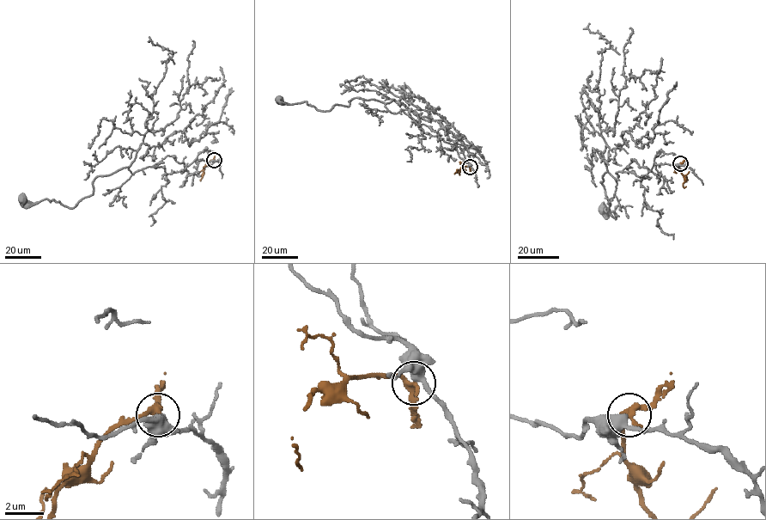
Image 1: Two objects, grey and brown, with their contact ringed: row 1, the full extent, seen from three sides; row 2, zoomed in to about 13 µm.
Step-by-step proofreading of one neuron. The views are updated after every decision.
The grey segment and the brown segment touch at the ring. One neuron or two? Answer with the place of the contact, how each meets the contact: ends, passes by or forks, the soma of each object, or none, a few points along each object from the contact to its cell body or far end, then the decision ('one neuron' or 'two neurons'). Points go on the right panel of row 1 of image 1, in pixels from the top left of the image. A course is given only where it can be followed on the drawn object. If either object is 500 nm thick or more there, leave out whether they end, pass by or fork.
place (680, 163); grey passes by; brown passes by; soma grey (602, 208); soma brown none; course grey (679, 164), (654, 162), (641, 180), (632, 172), (616, 173), (616, 180), (604, 174), (616, 218), (603, 208); course brown (680, 164), (684, 180), (683, 186), (686, 186); two neurons

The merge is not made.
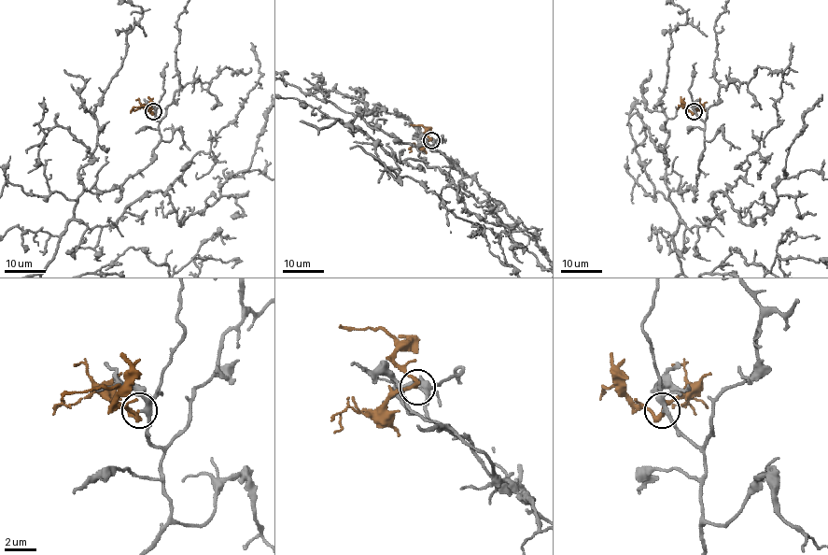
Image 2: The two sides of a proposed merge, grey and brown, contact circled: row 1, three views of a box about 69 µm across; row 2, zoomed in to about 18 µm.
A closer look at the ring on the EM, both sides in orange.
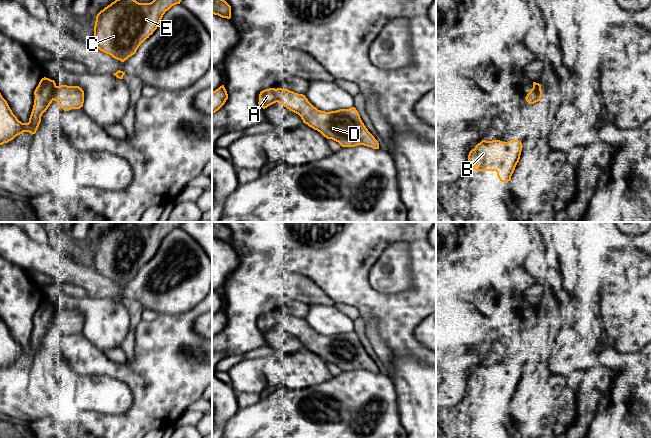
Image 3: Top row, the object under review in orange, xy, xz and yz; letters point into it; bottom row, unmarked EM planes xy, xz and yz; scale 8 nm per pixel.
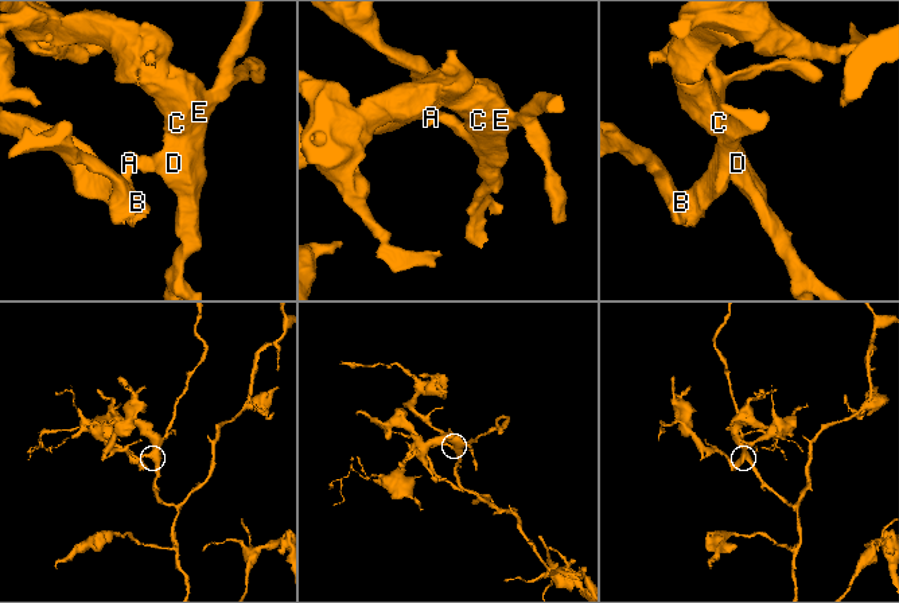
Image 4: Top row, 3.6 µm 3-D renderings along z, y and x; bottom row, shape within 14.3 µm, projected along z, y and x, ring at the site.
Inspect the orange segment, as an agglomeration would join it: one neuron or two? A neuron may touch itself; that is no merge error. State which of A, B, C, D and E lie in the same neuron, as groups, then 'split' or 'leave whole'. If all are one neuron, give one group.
A B / C D E | split

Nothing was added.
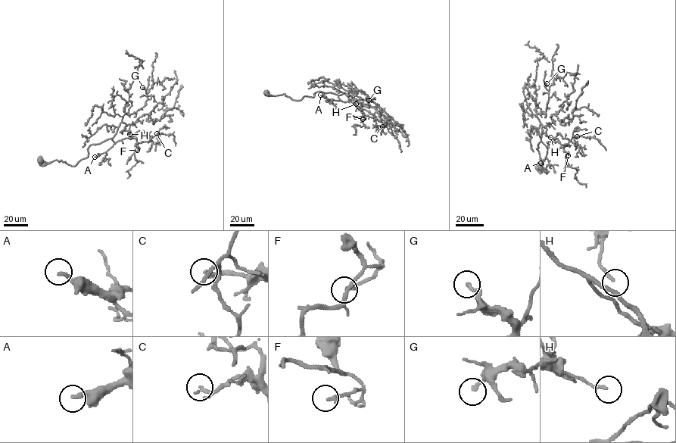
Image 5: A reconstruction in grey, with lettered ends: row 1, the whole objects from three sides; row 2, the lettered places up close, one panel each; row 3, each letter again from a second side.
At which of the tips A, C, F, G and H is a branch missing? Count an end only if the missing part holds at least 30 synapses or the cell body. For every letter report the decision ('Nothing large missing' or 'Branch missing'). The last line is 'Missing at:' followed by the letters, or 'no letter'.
A: Nothing large missing
C: Nothing large missing
F: Nothing large missing
G: Nothing large missing
H: Nothing large missing
Missing at: no letter

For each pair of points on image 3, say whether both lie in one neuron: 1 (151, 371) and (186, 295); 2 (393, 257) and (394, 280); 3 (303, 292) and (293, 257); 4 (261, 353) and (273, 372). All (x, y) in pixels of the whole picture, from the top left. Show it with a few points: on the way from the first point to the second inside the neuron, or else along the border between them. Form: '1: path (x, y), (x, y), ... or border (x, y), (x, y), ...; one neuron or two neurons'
1: border (199, 303), (179, 313), (159, 314); two neurons
2: path (394, 263), (394, 274); one neuron
3: border (279, 278), (285, 272), (295, 272), (318, 286); two neurons
4: path (266, 356), (269, 359), (269, 367); one neuron

